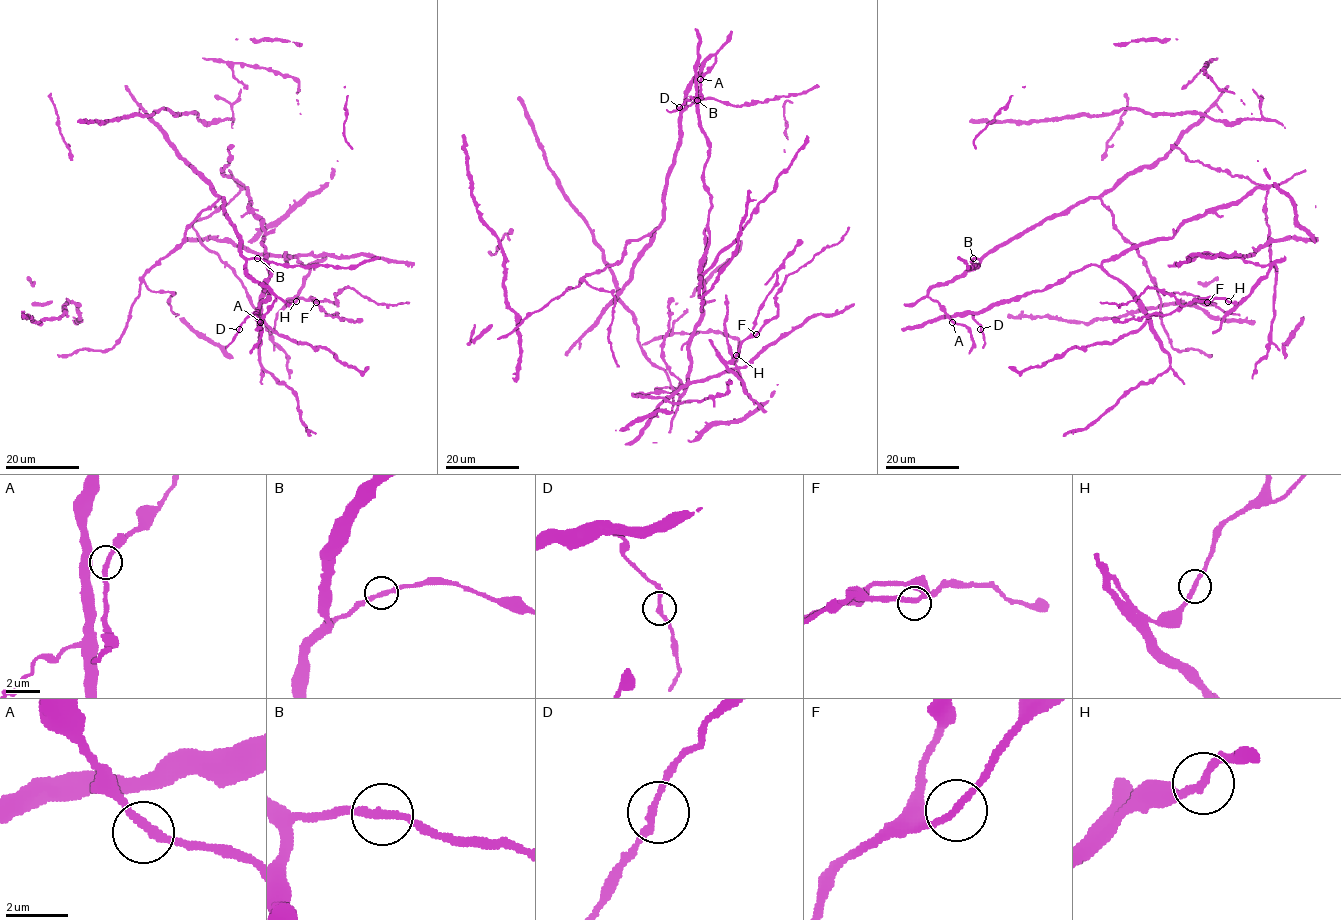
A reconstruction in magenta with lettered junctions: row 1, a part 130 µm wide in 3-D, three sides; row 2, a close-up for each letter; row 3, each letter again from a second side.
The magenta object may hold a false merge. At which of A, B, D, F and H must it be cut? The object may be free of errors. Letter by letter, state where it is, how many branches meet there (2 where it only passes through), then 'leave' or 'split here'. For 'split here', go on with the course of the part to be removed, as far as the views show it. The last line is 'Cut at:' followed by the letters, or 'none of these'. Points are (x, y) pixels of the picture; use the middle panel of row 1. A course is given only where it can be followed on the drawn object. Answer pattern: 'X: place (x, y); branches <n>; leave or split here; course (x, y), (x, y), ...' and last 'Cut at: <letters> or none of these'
A: place (700, 79); branches 2; leave
B: place (697, 100); branches 2; leave
D: place (679, 107); branches 2; leave
F: place (756, 334); branches 2; leave
H: place (736, 355); branches 2; leave
Cut at: none of these

